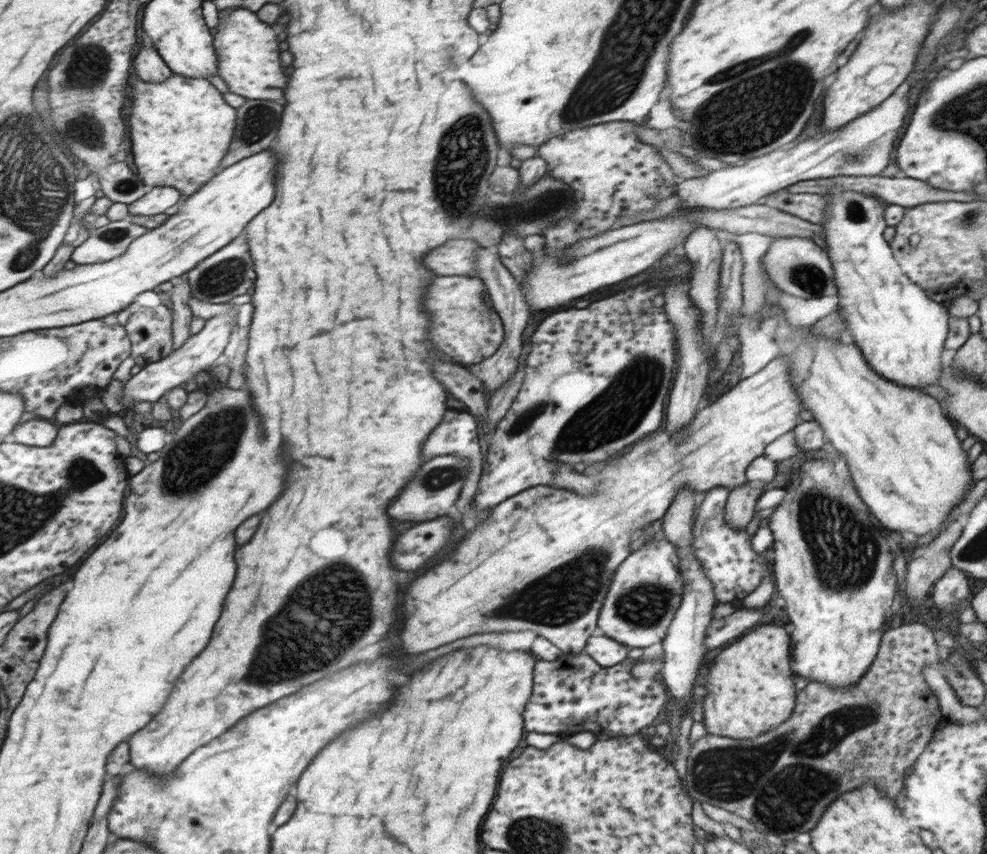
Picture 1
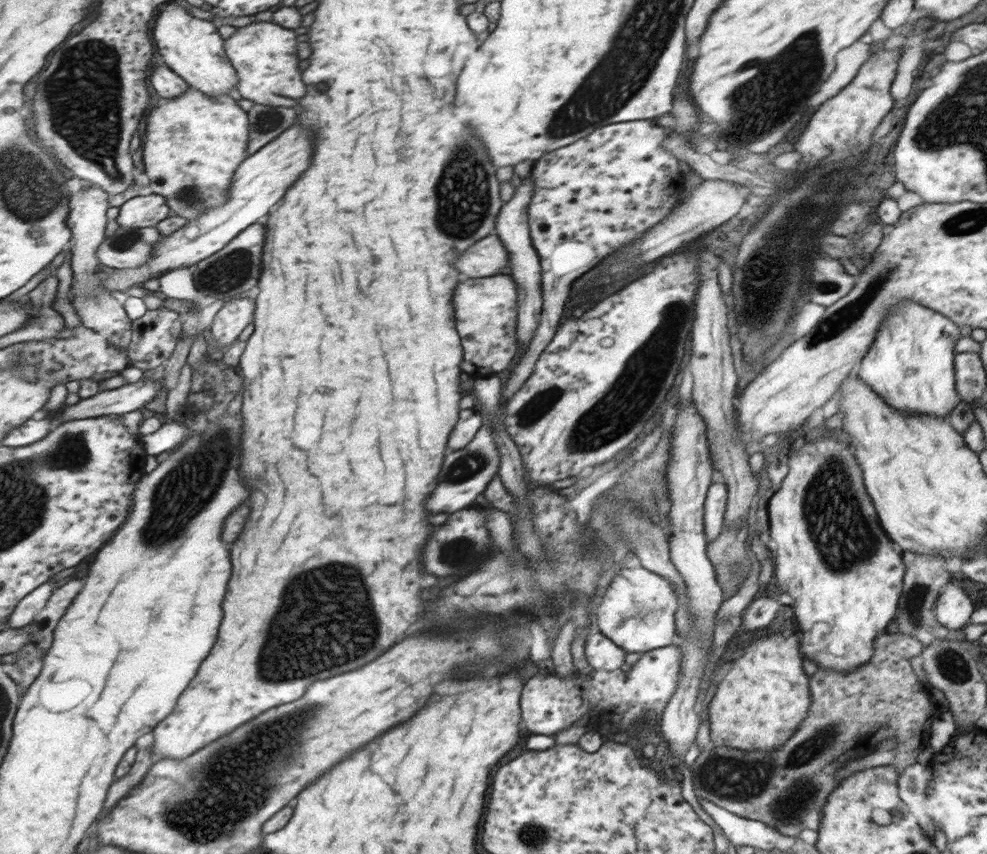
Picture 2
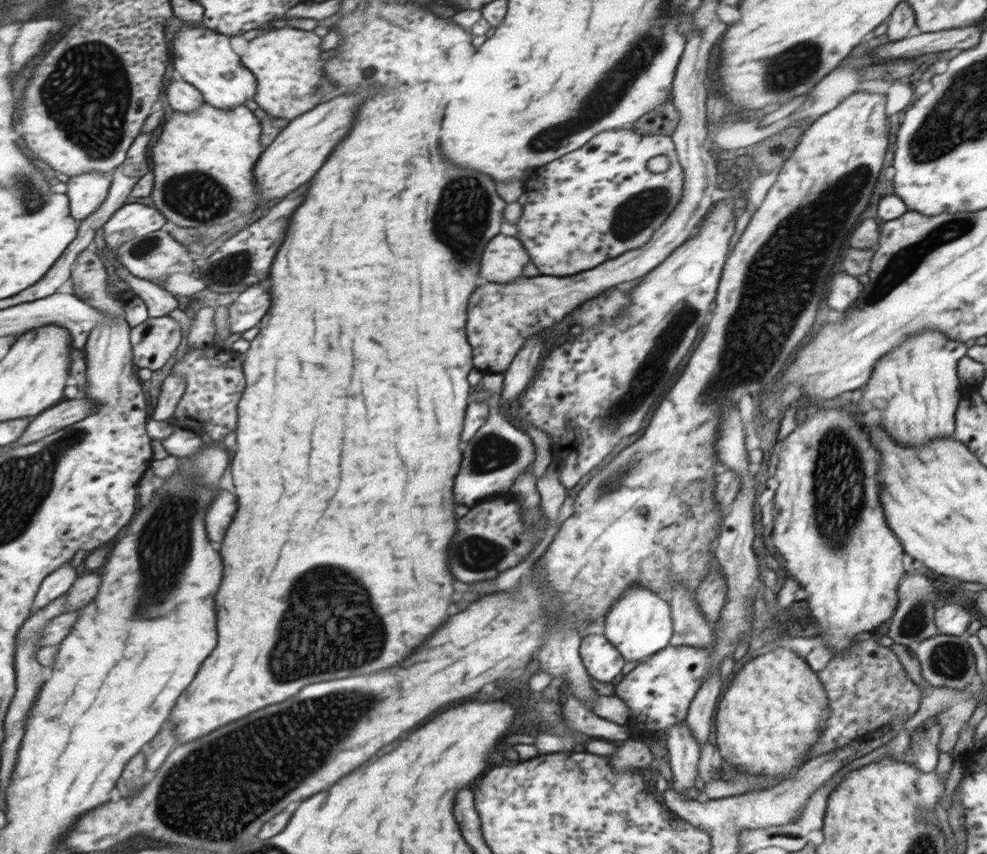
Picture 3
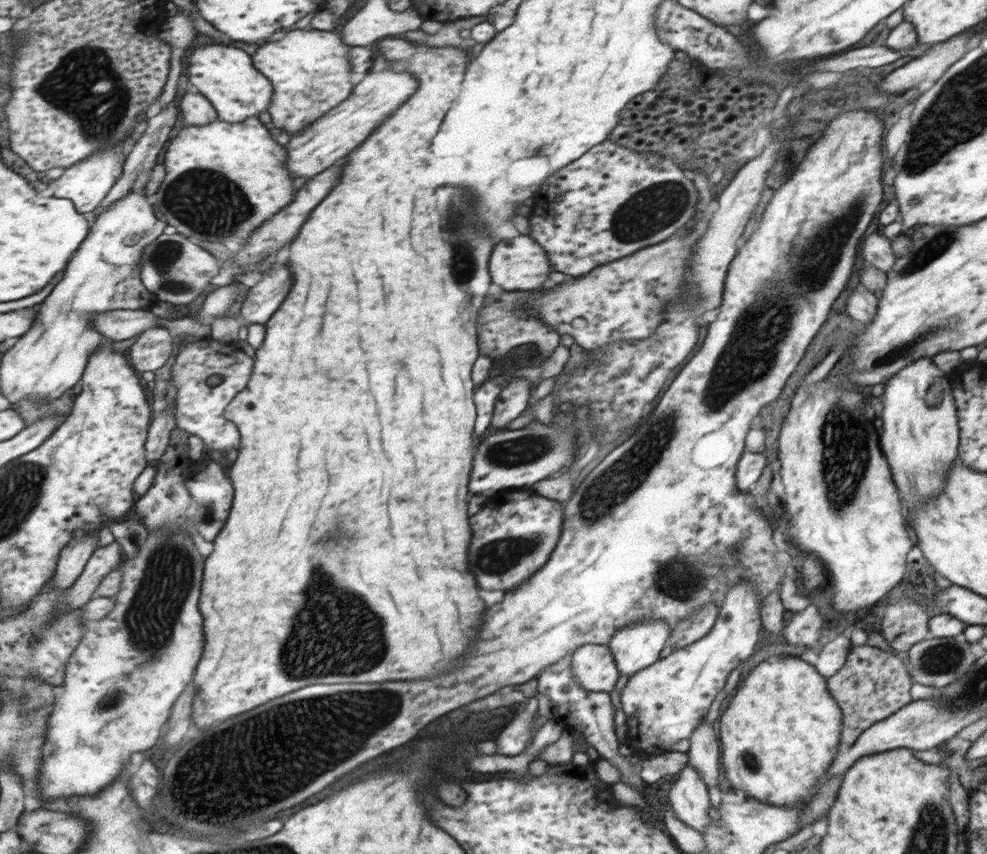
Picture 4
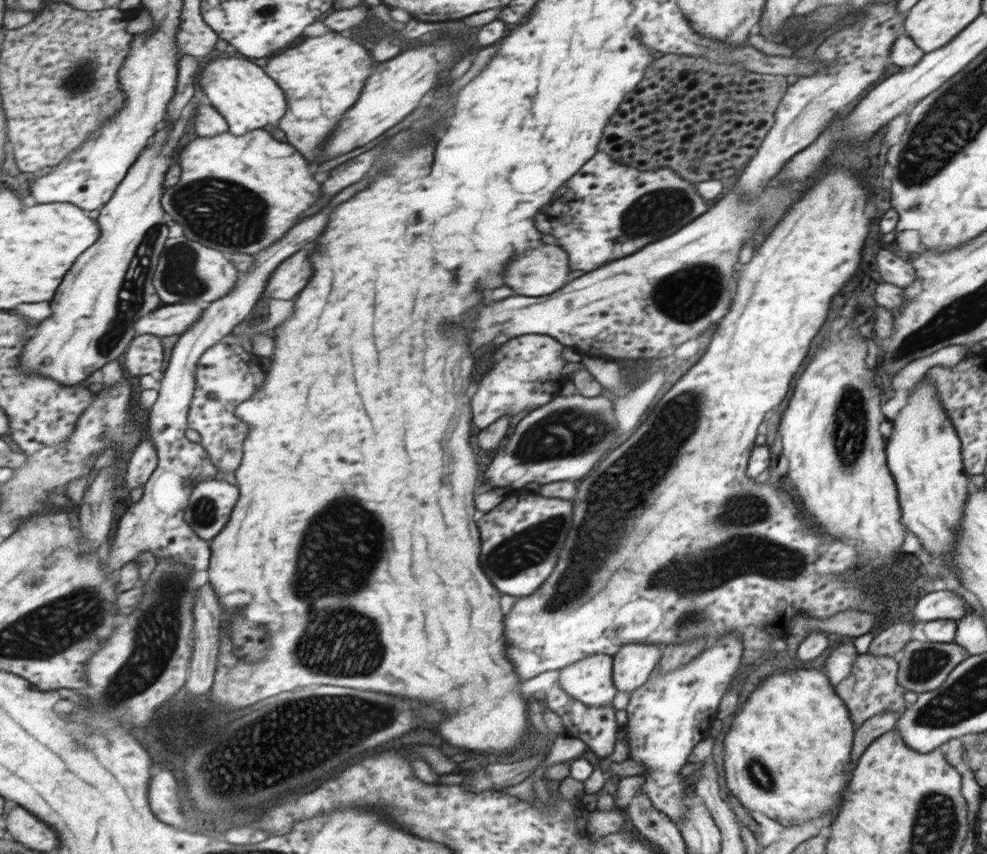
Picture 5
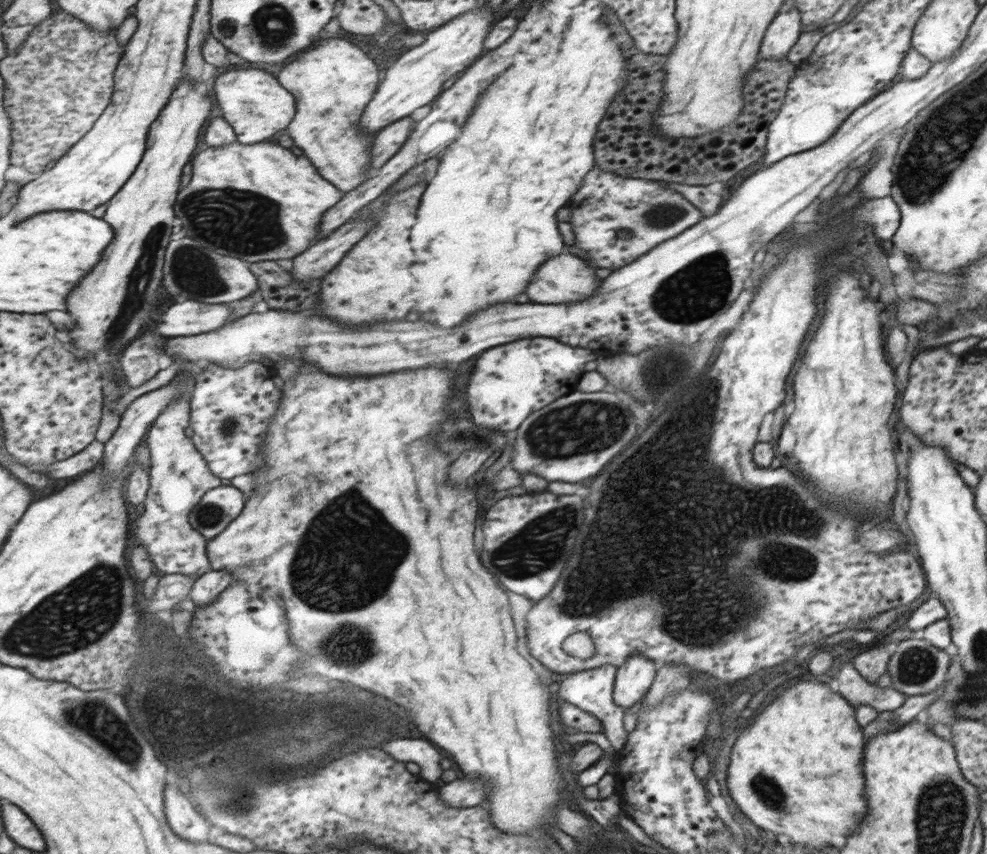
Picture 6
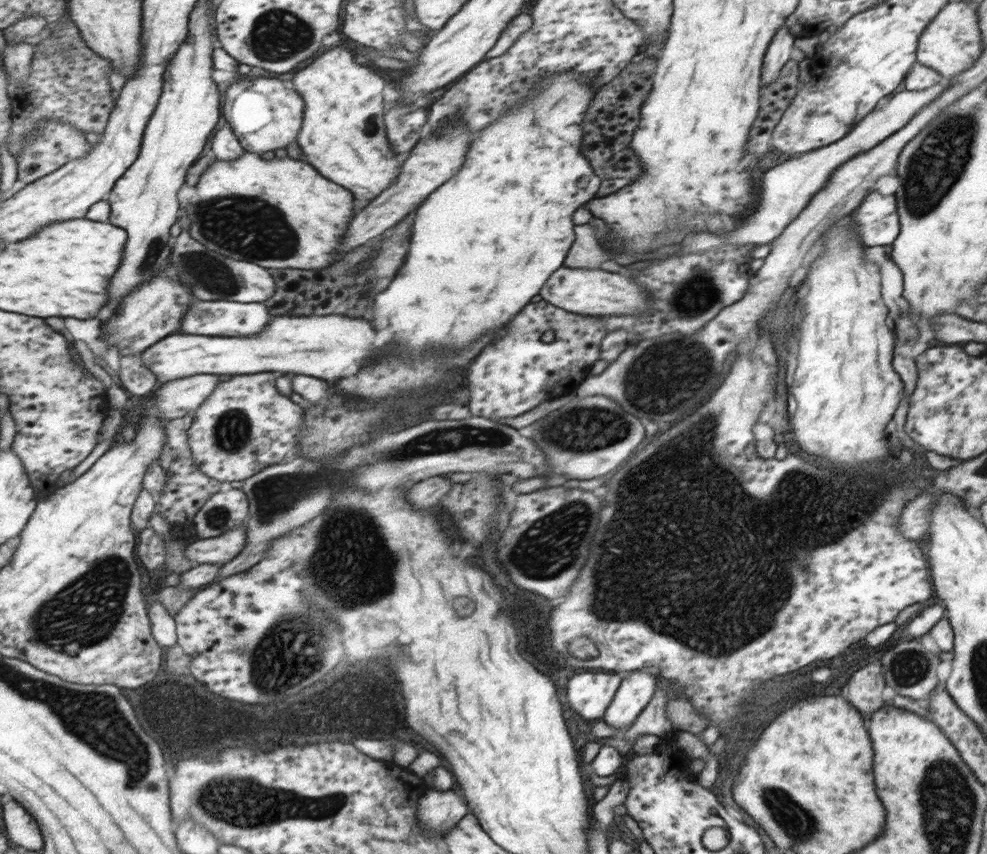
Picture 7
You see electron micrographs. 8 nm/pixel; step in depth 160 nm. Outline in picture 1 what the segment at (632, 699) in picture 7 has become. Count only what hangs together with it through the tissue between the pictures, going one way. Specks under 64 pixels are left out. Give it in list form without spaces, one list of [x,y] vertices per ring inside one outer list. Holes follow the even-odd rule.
[[[664,536],[646,542],[615,570],[608,593],[599,610],[598,633],[625,644],[630,649],[663,642],[684,593],[684,573],[678,549]]]

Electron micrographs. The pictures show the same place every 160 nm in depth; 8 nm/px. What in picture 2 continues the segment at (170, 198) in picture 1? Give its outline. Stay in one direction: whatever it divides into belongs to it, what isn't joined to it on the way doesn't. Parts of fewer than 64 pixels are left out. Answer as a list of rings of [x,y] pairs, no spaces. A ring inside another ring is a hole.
[[[158,194],[135,196],[119,206],[119,214],[115,218],[119,224],[119,235],[139,228],[155,227],[160,220],[168,218],[170,207],[166,199]]]

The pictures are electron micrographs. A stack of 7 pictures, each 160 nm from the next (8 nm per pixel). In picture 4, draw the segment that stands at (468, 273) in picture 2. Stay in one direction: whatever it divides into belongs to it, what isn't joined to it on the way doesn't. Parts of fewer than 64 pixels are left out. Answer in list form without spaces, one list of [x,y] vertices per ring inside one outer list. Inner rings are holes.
[[[519,235],[512,240],[494,242],[498,244],[490,258],[490,276],[492,282],[499,284],[506,291],[532,291],[539,290],[545,283],[549,283],[548,274],[553,270],[544,248],[532,237]]]

